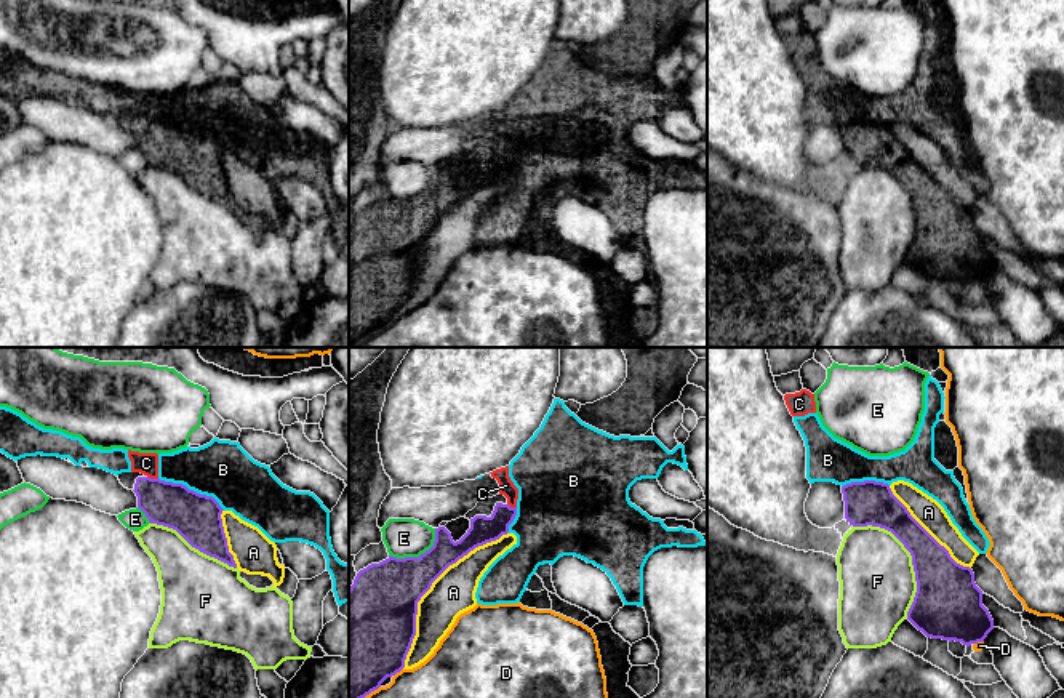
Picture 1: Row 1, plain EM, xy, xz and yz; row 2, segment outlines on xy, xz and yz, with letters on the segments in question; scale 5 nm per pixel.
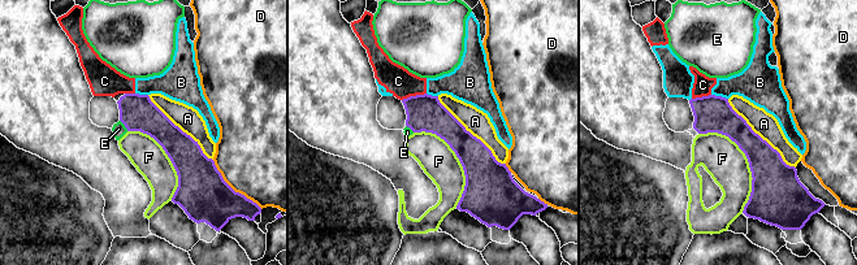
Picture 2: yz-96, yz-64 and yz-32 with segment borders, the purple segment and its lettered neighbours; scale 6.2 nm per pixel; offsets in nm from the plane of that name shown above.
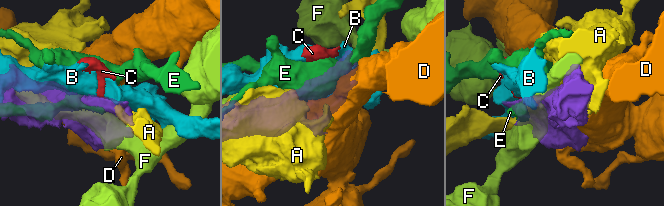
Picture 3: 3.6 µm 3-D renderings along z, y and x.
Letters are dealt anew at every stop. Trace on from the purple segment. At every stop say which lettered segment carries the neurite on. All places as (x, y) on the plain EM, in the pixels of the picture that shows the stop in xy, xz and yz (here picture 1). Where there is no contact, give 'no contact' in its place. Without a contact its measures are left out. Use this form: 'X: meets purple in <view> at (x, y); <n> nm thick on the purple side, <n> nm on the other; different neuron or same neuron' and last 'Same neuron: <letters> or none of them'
A: meets purple in xz at (429, 229); 360 nm thick on the purple side, 220 nm on the other; different neuron
B: meets purple in xy at (192, 132); 240 nm thick on the purple side, 300 nm on the other; different neuron
C: meets purple in xy at (152, 120); 220 nm thick on the purple side, 110 nm on the other; different neuron
D: meets purple in xz at (397, 312); 480 nm thick on the purple side, 420 nm on the other; different neuron
E: meets purple in xz at (420, 197); 320 nm thick on the purple side, 190 nm on the other; different neuron
F: meets purple in yz at (911, 196); 300 nm thick on the purple side, 380 nm on the other; different neuron
Same neuron: none of them

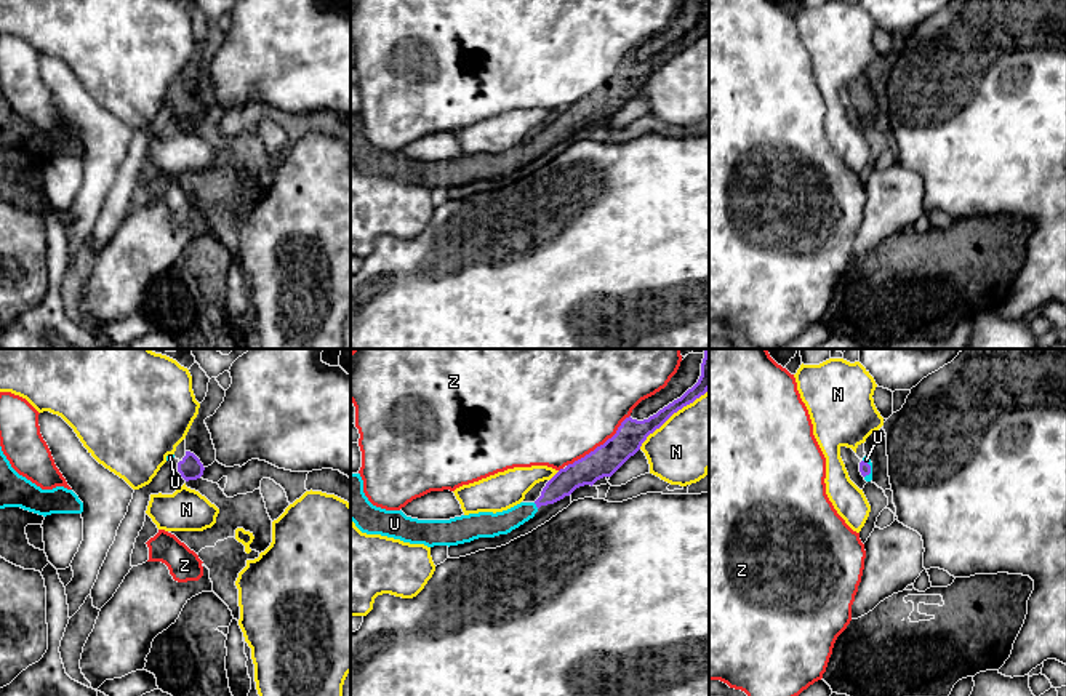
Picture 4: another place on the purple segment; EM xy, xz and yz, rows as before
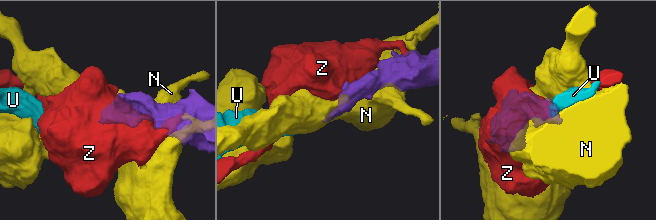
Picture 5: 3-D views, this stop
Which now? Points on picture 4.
N: meets purple in xz at (673, 55); 150 nm thick on the purple side, 360 nm on the other; different neuron
U: meets purple in xz at (537, 148); 120 nm thick on the purple side, 120 nm on the other; same neuron
Z: meets purple in xz at (601, 87); 160 nm thick on the purple side, 500 nm on the other; different neuron
Same neuron: U

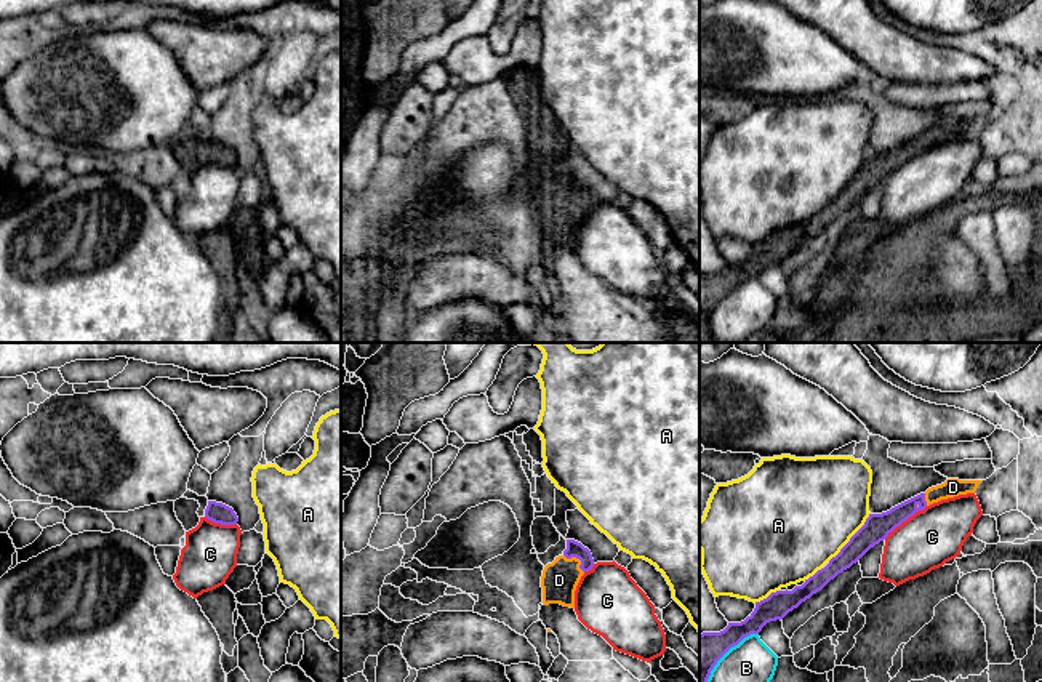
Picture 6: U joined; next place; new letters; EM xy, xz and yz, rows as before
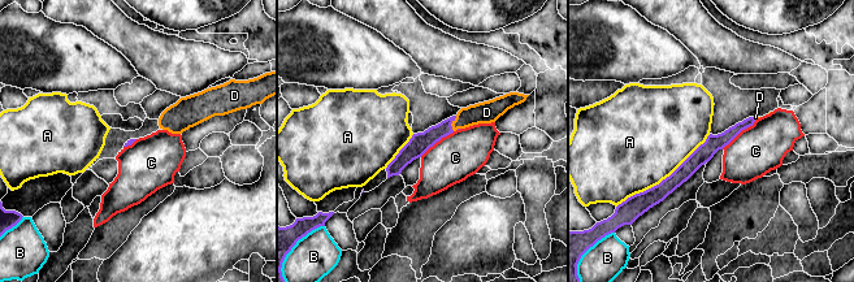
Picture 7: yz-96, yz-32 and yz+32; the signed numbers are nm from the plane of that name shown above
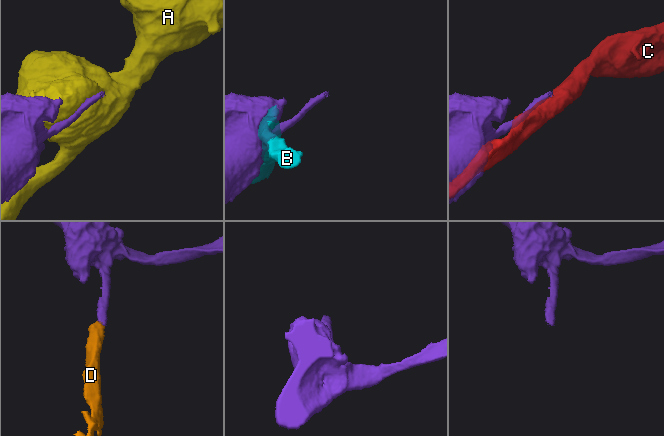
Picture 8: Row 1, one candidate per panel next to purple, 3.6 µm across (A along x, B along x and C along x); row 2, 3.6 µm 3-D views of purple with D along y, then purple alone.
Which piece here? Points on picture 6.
A: meets purple in yz at (850, 180); 140 nm thick on the purple side, 500 nm on the other; different neuron
B: meets purple in yz at (717, 301); 190 nm thick on the purple side, 260 nm on the other; different neuron
C: meets purple in yz at (905, 162); 140 nm thick on the purple side, 280 nm on the other; different neuron
D: meets purple in xz at (578, 199); 80 nm thick on the purple side, 180 nm on the other; same neuron
Same neuron: D

